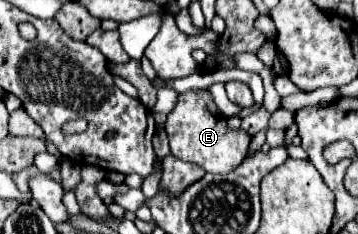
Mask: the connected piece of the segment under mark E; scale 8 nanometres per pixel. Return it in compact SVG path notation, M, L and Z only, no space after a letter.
M189 90L179 94L179 106L169 112L165 132L169 136L173 156L201 164L213 174L227 174L235 170L245 160L251 142L251 136L245 130L233 130L227 126L227 116L217 110L209 90Z

